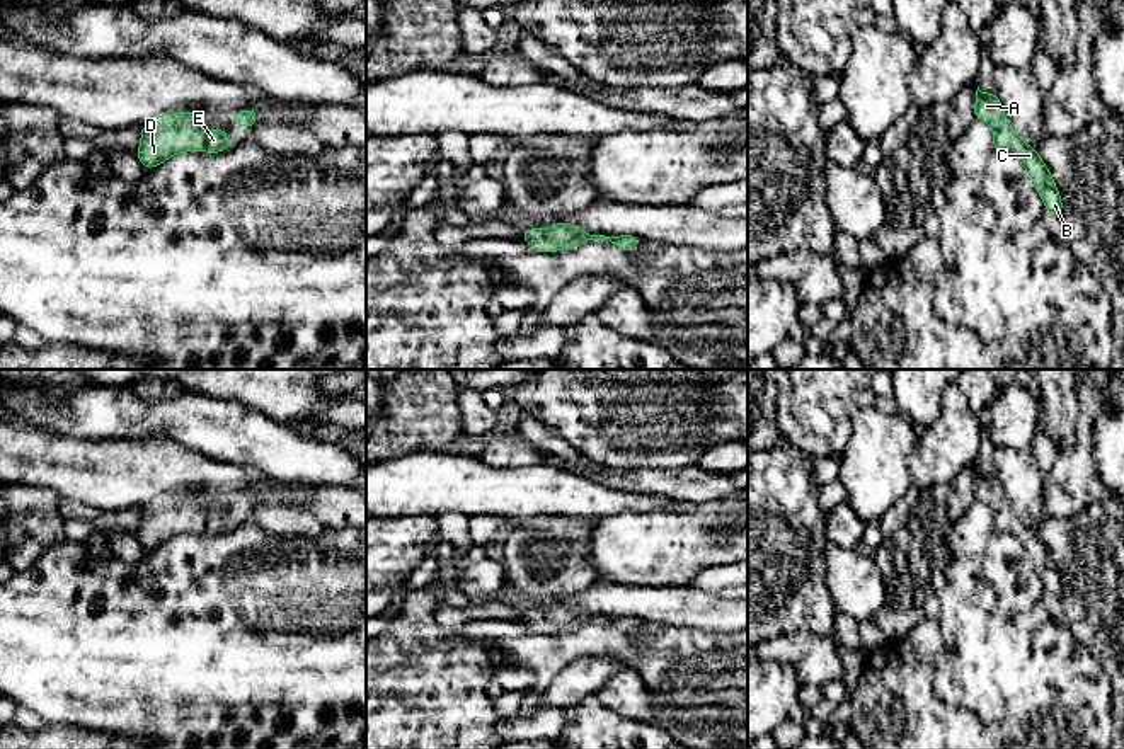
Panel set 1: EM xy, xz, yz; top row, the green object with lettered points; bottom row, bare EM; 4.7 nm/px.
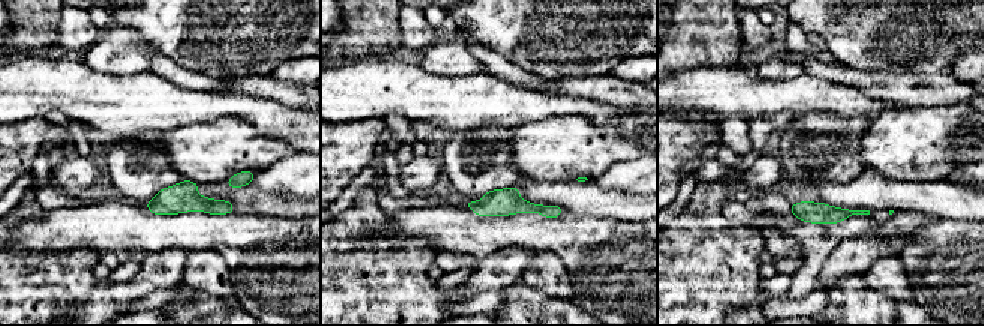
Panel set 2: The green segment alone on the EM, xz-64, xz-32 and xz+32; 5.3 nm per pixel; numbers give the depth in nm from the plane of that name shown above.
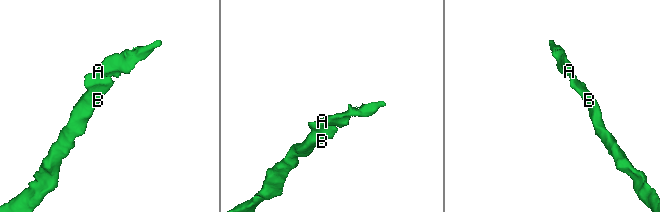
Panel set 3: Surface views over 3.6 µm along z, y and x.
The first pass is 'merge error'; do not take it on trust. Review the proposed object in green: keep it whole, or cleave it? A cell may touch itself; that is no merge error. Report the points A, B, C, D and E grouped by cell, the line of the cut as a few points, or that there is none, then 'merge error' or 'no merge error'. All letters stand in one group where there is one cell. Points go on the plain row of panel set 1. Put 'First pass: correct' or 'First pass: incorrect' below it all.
A B C D E | no cut | no merge error
First pass: incorrect

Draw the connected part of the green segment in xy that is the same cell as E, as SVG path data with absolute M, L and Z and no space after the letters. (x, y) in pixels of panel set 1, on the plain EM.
M196 494L160 495L141 509L136 538L145 550L155 550L167 540L182 533L220 535L228 529L225 511L206 511L198 504Z

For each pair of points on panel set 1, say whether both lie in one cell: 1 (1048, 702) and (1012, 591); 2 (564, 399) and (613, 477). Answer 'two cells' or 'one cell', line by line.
1: one cell
2: two cells

